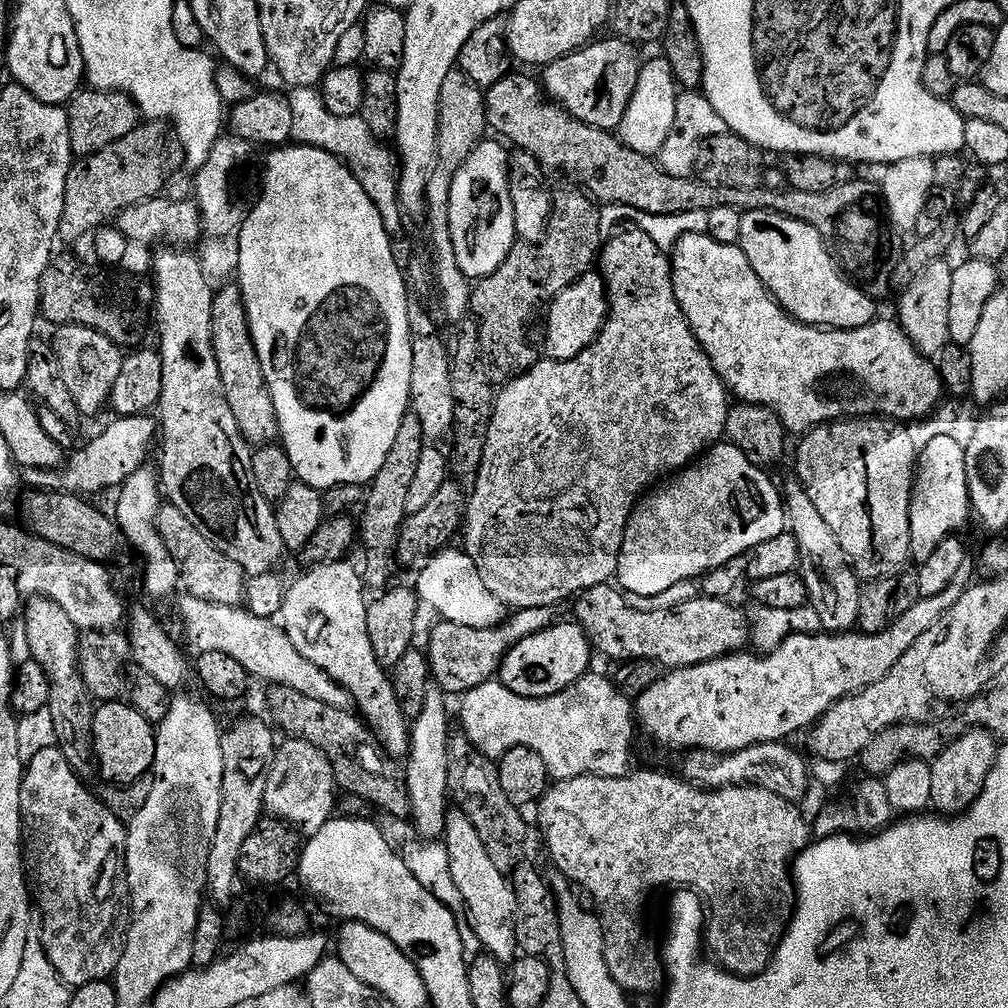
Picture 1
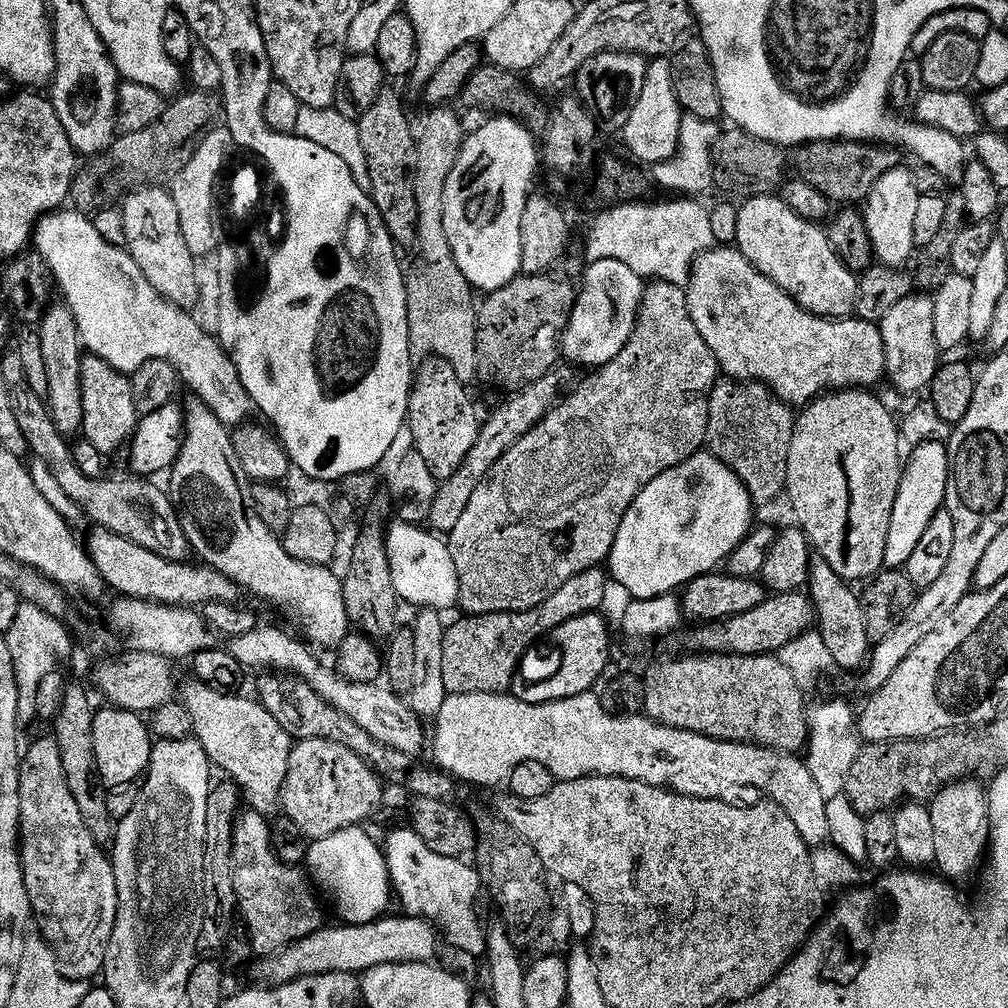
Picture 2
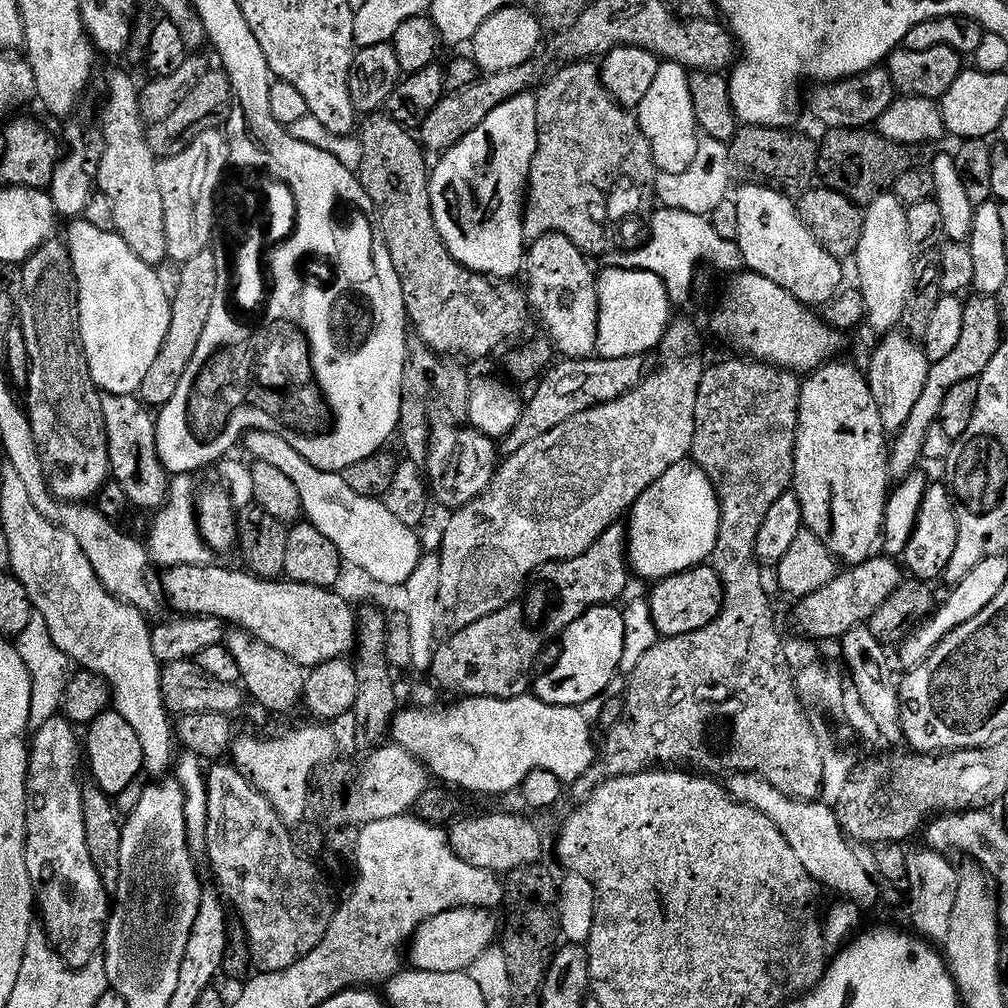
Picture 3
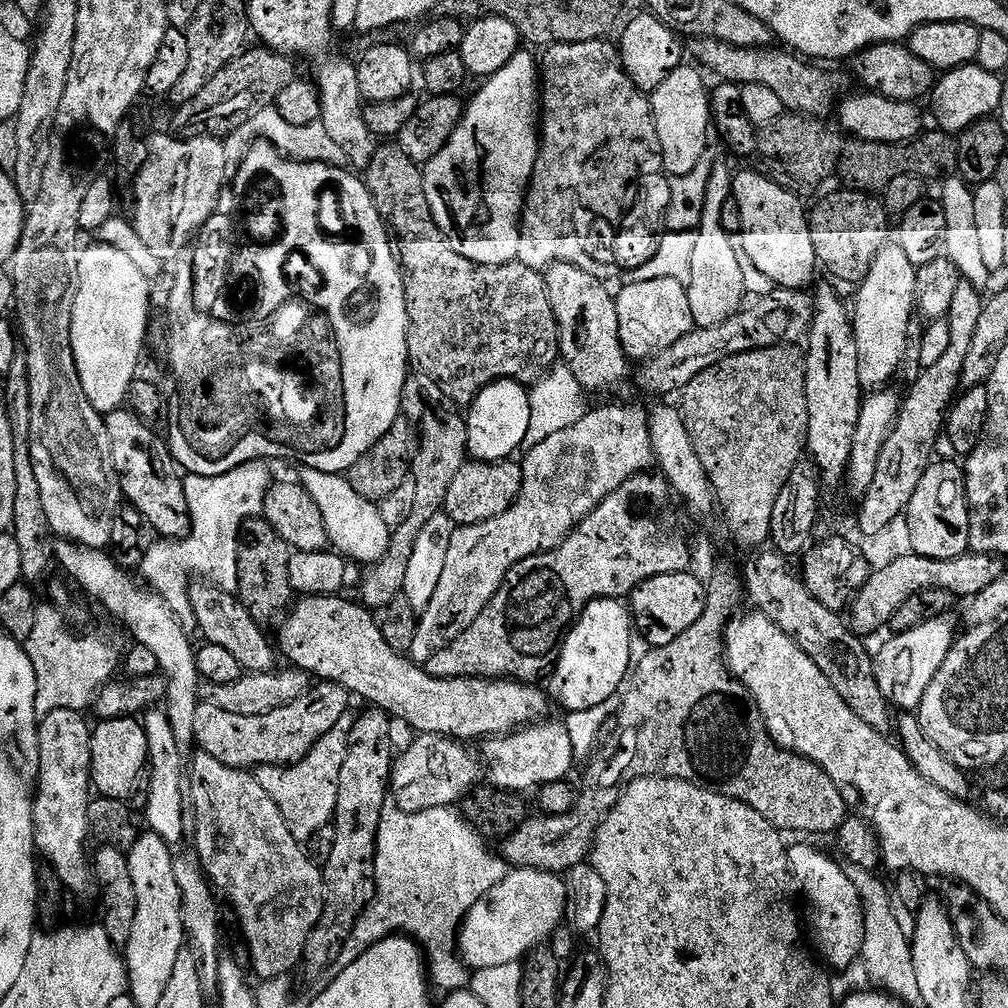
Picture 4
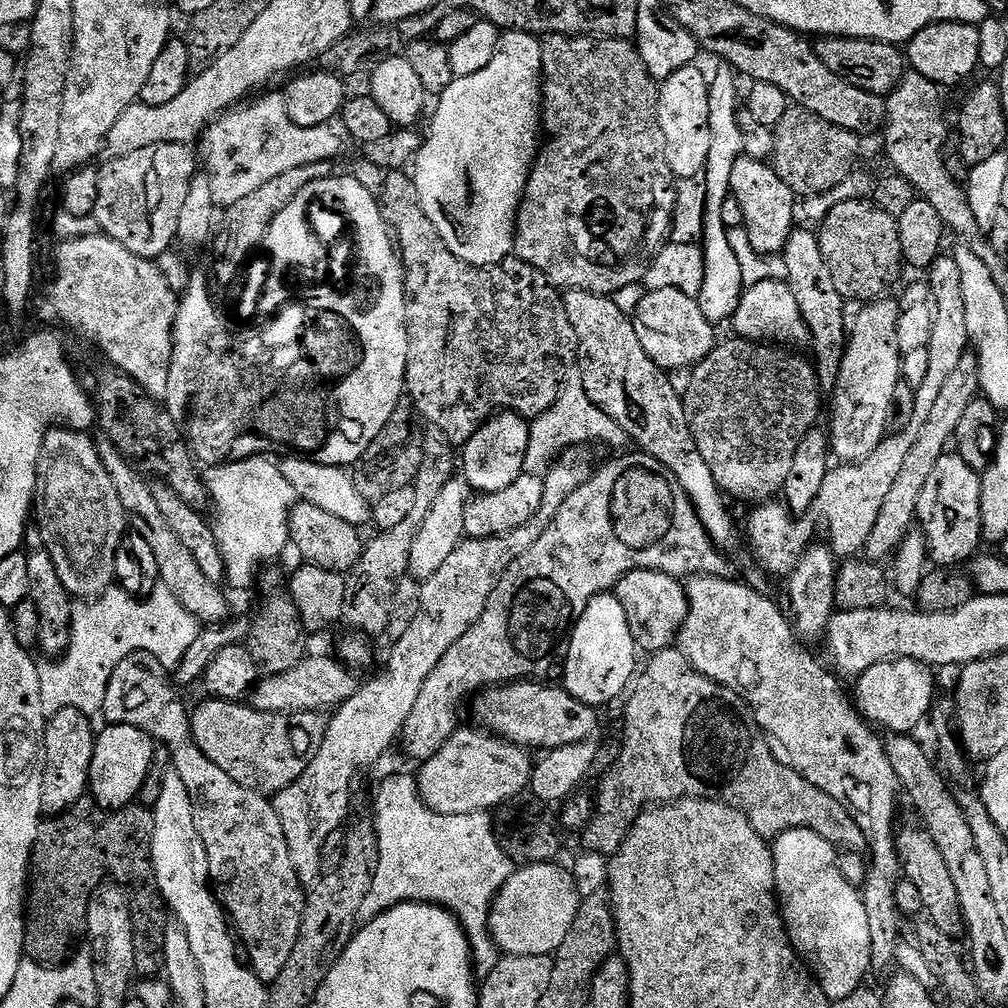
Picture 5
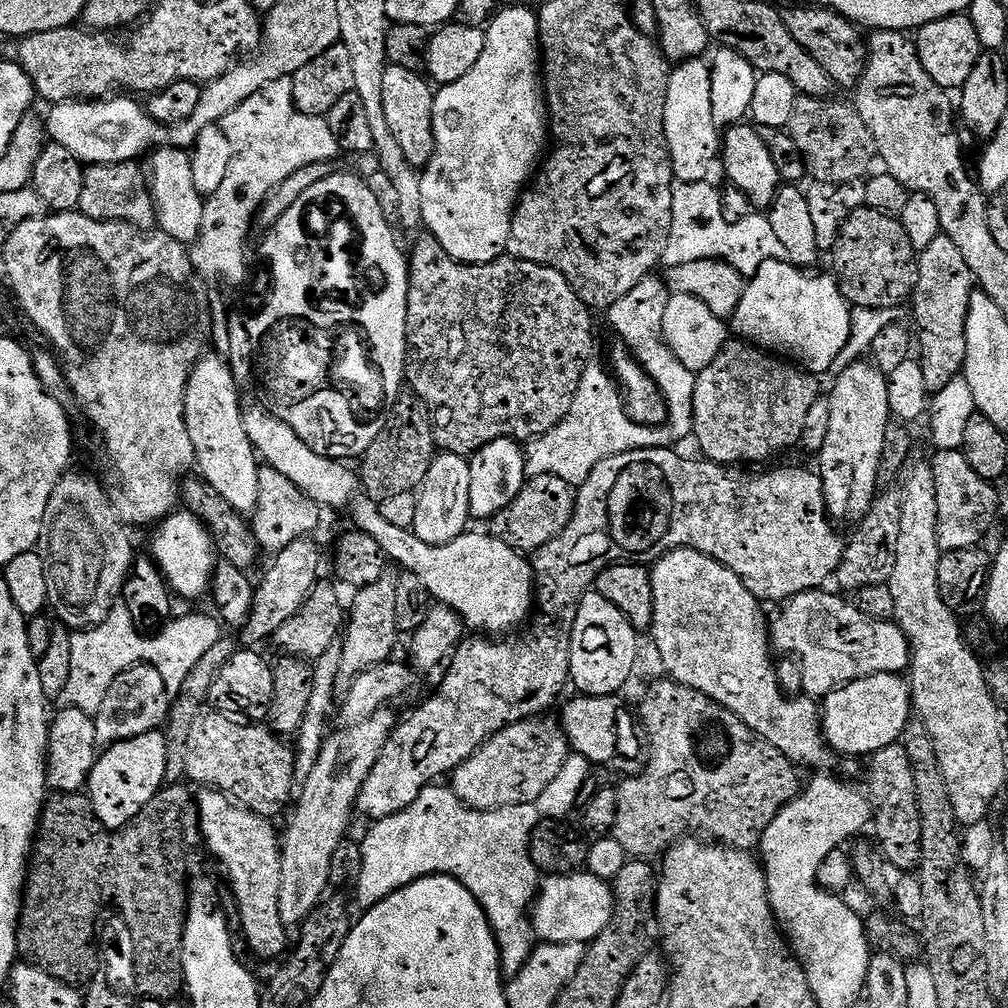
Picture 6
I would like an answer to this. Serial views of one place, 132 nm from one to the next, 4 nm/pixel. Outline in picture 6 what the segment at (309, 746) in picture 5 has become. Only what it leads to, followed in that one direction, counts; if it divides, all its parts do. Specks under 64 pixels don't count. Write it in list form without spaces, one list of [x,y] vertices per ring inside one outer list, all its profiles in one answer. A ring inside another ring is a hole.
[[[204,710],[198,718],[194,718],[194,727],[190,730],[190,738],[186,742],[186,754],[182,757],[182,764],[188,771],[189,778],[193,780],[193,785],[217,788],[219,792],[226,793],[254,814],[276,818],[284,807],[289,807],[292,800],[291,786],[294,782],[296,753],[289,745],[287,748],[284,744],[287,743],[263,723],[241,722],[224,712]]]

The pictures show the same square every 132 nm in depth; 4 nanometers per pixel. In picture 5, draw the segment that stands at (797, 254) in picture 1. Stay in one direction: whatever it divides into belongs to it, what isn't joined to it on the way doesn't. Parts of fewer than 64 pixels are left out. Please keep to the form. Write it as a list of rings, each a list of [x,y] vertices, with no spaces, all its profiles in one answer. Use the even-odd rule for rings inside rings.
[[[741,156],[734,165],[730,179],[731,195],[738,198],[738,206],[742,206],[744,215],[743,231],[748,232],[748,244],[756,252],[764,256],[783,253],[790,234],[794,231],[792,219],[796,216],[796,193],[778,178],[776,169],[771,163],[755,160],[749,156]]]

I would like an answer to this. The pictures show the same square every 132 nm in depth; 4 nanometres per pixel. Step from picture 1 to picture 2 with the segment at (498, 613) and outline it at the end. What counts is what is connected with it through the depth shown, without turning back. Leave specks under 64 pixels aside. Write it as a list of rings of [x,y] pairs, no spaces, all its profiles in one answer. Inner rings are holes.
[[[394,523],[386,532],[386,551],[390,562],[390,578],[397,597],[408,604],[417,604],[417,609],[457,607],[458,574],[454,570],[454,558],[447,543],[439,535],[415,524]]]

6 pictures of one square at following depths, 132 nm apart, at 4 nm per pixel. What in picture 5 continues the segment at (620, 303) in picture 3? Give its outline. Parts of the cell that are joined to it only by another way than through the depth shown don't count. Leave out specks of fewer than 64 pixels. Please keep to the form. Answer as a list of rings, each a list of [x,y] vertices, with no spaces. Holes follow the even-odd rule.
[[[682,290],[645,291],[641,304],[632,316],[632,325],[642,342],[642,350],[650,354],[655,364],[665,370],[691,369],[701,364],[718,343],[714,324],[702,314],[697,297],[682,294]]]

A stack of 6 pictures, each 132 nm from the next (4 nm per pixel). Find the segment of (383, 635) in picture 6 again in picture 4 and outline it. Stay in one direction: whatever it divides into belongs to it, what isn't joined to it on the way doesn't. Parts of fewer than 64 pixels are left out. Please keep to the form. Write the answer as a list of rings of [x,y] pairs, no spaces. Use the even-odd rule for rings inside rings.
[[[409,378],[404,383],[400,410],[403,419],[409,420],[416,427],[418,437],[418,454],[412,463],[411,479],[415,485],[414,510],[410,518],[402,525],[391,529],[388,537],[388,549],[378,563],[371,565],[360,584],[360,596],[365,608],[383,610],[394,598],[401,595],[406,569],[413,555],[414,546],[422,530],[429,525],[430,518],[443,513],[446,494],[454,483],[458,470],[468,463],[468,422],[463,415],[456,412],[440,412],[442,393],[440,387],[427,378]]]

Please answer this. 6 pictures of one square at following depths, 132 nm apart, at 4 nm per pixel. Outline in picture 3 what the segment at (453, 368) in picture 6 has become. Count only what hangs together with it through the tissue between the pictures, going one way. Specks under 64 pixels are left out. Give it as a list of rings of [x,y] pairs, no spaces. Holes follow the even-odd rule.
[[[372,114],[367,117],[368,120],[359,125],[358,139],[362,146],[362,166],[358,173],[360,185],[366,190],[366,194],[370,198],[370,202],[374,202],[374,210],[376,211],[375,219],[378,221],[378,227],[382,230],[386,246],[390,250],[390,262],[394,262],[394,270],[398,274],[398,278],[402,282],[402,294],[404,295],[404,305],[408,311],[408,319],[411,327],[414,329],[415,335],[422,338],[422,342],[426,342],[426,346],[430,346],[430,350],[434,350],[436,355],[441,358],[460,358],[456,356],[465,356],[468,360],[484,360],[487,356],[495,354],[499,348],[507,349],[511,340],[516,340],[528,328],[528,312],[530,316],[530,303],[527,291],[523,287],[516,285],[515,279],[497,280],[489,279],[482,276],[478,272],[472,272],[469,268],[463,268],[460,263],[450,254],[450,250],[446,246],[446,242],[442,242],[442,234],[438,234],[438,226],[434,222],[434,214],[432,213],[432,199],[430,198],[430,190],[428,189],[428,181],[430,179],[430,164],[427,164],[426,153],[417,137],[413,135],[409,129],[404,128],[398,122],[394,122],[394,118],[387,114]]]

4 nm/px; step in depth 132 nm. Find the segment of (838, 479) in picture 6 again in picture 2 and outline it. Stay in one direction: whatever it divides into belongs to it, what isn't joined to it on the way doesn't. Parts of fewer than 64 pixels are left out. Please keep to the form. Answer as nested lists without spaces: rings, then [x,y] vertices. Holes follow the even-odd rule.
[[[901,166],[882,174],[870,190],[862,208],[864,225],[868,231],[868,240],[872,244],[872,255],[883,267],[893,270],[903,269],[903,264],[913,259],[917,251],[914,242],[914,218],[918,215],[918,198],[921,196],[915,185],[915,178],[907,167]]]

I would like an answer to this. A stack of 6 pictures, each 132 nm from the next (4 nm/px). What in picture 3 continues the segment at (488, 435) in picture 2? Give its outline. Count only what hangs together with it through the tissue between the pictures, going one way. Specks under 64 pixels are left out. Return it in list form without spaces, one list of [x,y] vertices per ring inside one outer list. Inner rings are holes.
[[[643,356],[586,360],[564,358],[559,362],[561,364],[554,364],[547,369],[546,375],[535,385],[536,393],[529,400],[527,397],[524,412],[518,418],[514,430],[510,430],[510,434],[499,441],[498,452],[501,457],[507,458],[518,454],[522,446],[527,446],[534,442],[534,438],[554,430],[554,426],[562,426],[562,422],[574,418],[574,414],[582,414],[586,410],[597,408],[606,402],[614,402],[630,394],[646,375],[646,360]]]

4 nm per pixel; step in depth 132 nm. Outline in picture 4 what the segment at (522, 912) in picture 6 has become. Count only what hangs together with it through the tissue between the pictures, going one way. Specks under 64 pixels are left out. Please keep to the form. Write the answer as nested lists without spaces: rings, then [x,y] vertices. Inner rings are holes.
[[[395,806],[385,807],[382,814],[382,822],[378,826],[378,842],[376,843],[376,891],[373,895],[372,901],[369,902],[363,914],[358,918],[358,922],[354,926],[354,930],[350,934],[350,938],[346,938],[346,942],[340,947],[340,953],[335,962],[337,969],[350,966],[350,962],[354,962],[366,950],[370,950],[370,946],[374,946],[378,942],[382,942],[388,936],[395,936],[397,934],[406,936],[410,940],[416,941],[420,945],[426,957],[426,972],[430,977],[430,984],[433,989],[441,988],[441,993],[447,994],[449,992],[463,992],[470,984],[470,969],[464,960],[460,957],[460,946],[458,943],[458,933],[461,924],[464,923],[464,917],[468,915],[471,910],[481,900],[484,895],[490,891],[498,882],[502,882],[508,877],[510,866],[505,863],[504,857],[492,852],[488,848],[484,837],[478,835],[468,821],[464,819],[463,815],[455,807],[451,808],[435,808],[434,810],[422,810],[421,812],[404,812],[402,809]]]

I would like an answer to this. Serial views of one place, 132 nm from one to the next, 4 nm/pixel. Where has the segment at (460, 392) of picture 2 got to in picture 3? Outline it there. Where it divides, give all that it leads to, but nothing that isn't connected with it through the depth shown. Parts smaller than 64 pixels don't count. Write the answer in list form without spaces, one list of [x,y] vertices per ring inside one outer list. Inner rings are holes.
[[[433,423],[432,437],[428,447],[428,459],[426,461],[426,481],[430,489],[430,496],[447,510],[455,510],[474,502],[492,484],[492,479],[496,477],[498,467],[498,444],[493,437],[484,436],[471,426],[459,428],[456,424]]]

